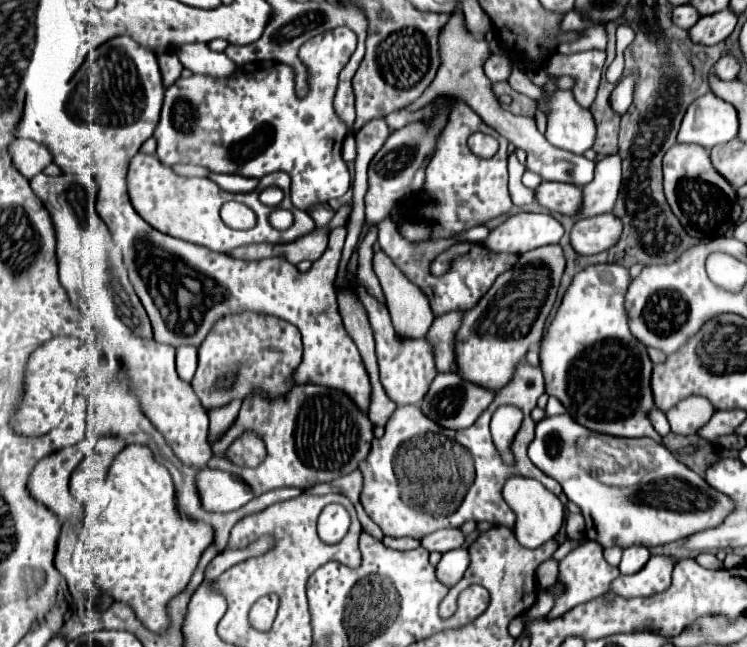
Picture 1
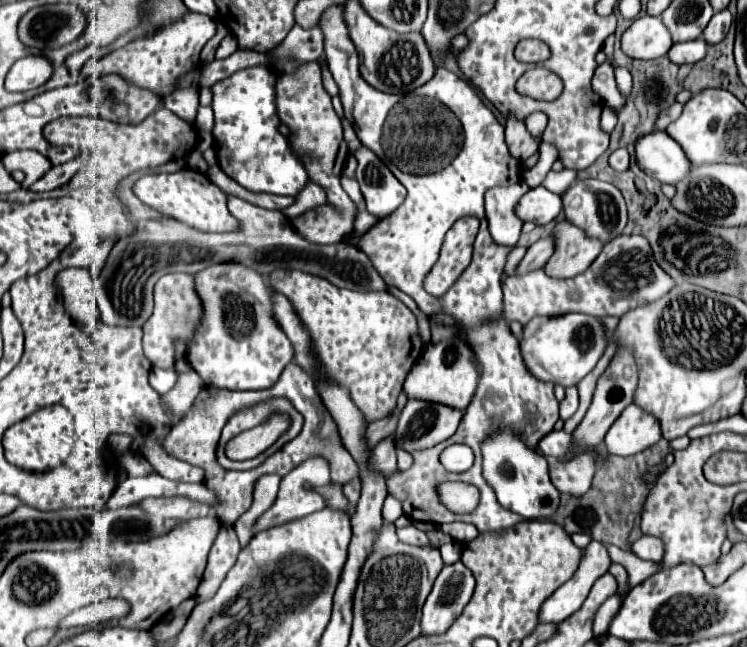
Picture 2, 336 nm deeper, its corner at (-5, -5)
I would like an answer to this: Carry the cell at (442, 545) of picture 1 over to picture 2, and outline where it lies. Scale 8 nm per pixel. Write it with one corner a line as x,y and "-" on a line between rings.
410,525
410,527
404,527
404,529
398,529
398,537
400,537
400,541
404,541
404,543
408,543
408,545
432,545
430,543
430,539
428,539
428,535
424,533
424,531
420,531
420,529
416,529
414,525

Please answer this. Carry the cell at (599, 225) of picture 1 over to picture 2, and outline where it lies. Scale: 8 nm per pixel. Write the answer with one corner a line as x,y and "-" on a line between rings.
566,221
558,223
554,233
556,253
544,265
544,271
552,277
574,277
584,273
604,247
600,239
590,239
584,229
578,229

